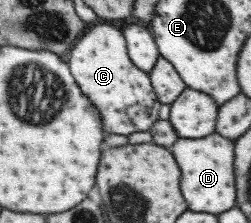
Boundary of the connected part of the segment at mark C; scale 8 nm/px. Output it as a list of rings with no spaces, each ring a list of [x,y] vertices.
[[[95,25],[85,31],[69,51],[69,71],[81,93],[99,111],[103,131],[117,135],[147,132],[158,119],[159,101],[150,85],[148,72],[135,67],[125,49],[123,34],[111,25]]]

